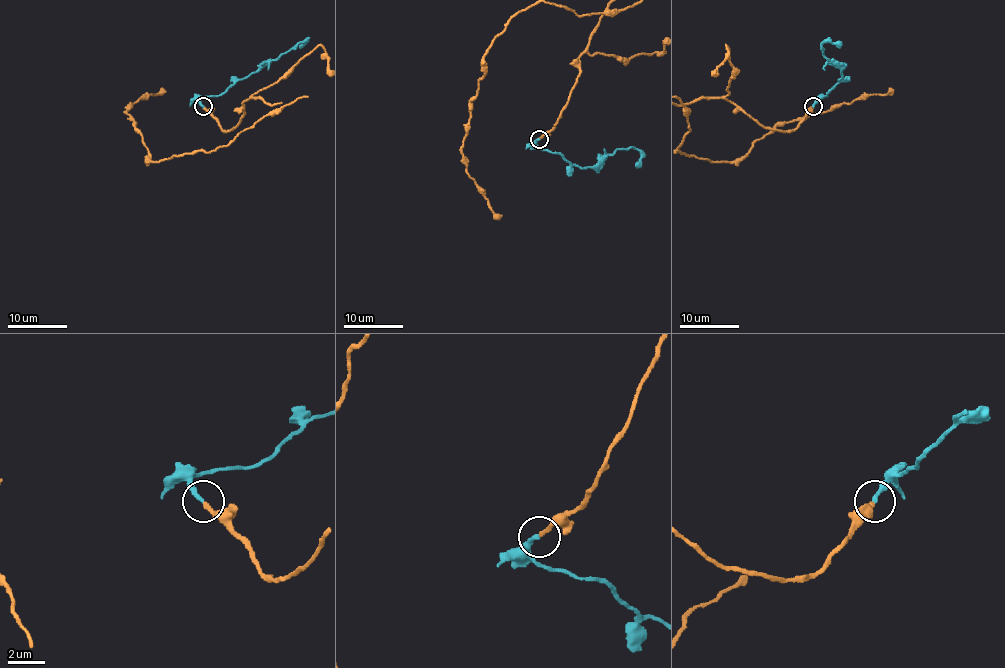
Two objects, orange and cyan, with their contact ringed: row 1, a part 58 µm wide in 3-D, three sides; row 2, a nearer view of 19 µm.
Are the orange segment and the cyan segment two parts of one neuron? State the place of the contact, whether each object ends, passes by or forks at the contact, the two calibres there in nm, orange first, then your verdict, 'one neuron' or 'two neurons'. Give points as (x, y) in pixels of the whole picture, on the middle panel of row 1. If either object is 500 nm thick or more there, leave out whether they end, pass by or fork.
at (539, 139); orange ends there; cyan ends there; 240 nm thick on the orange side, 240 nm on the other; one neuron

